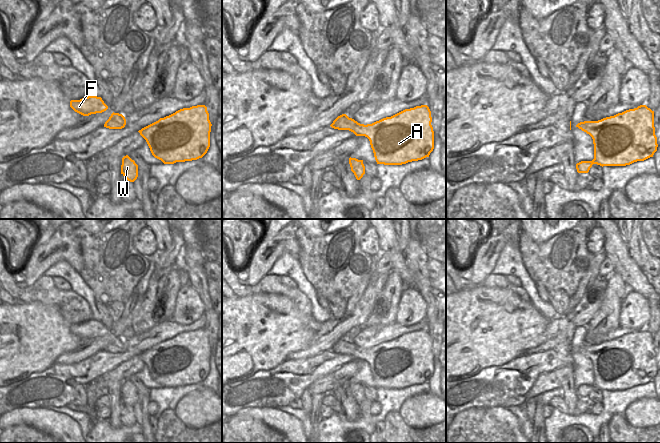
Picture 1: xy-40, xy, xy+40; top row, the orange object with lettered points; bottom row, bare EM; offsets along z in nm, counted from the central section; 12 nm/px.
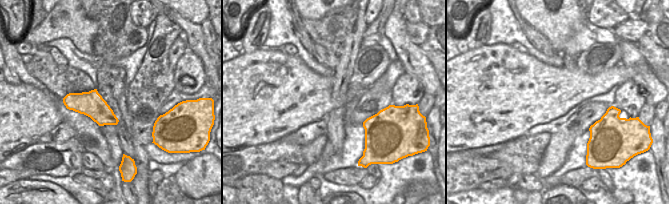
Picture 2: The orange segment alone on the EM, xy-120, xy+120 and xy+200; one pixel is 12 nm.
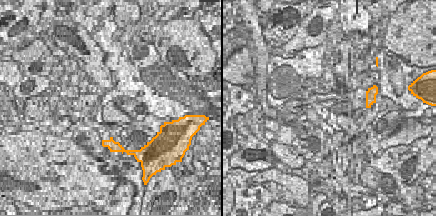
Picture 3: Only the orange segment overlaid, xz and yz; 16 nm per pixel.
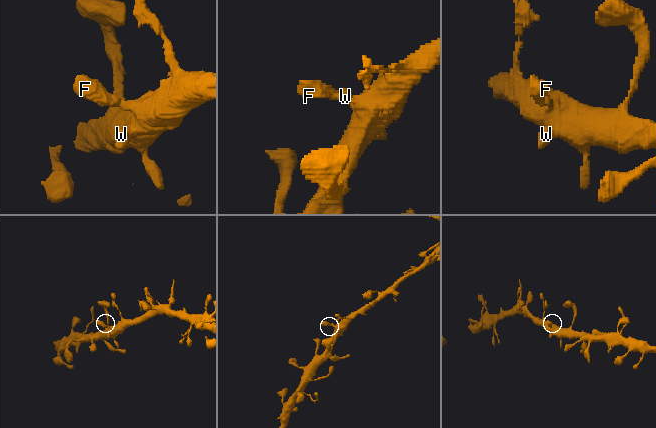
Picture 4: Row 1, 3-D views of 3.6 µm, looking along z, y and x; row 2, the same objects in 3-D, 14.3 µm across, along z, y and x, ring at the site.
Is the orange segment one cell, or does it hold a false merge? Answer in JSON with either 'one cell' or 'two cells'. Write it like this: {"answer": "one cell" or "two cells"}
{"answer": "one cell"}

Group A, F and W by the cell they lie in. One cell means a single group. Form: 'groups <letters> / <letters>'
groups A F W

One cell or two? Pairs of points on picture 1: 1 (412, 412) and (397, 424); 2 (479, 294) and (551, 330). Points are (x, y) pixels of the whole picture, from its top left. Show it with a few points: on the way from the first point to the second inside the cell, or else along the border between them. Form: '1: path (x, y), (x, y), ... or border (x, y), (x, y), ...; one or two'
1: border (398, 412), (406, 424), (411, 427), (424, 428); two
2: border (550, 320), (545, 330), (545, 340), (533, 347); two

